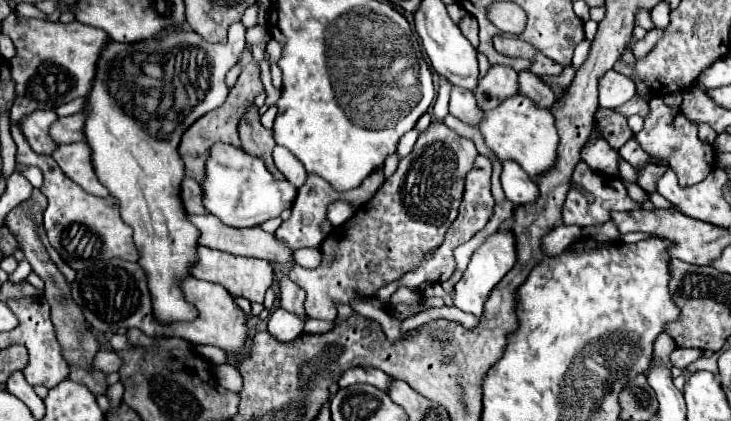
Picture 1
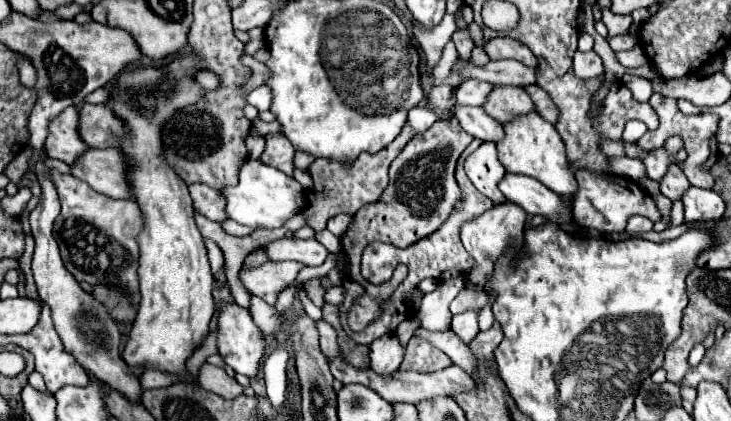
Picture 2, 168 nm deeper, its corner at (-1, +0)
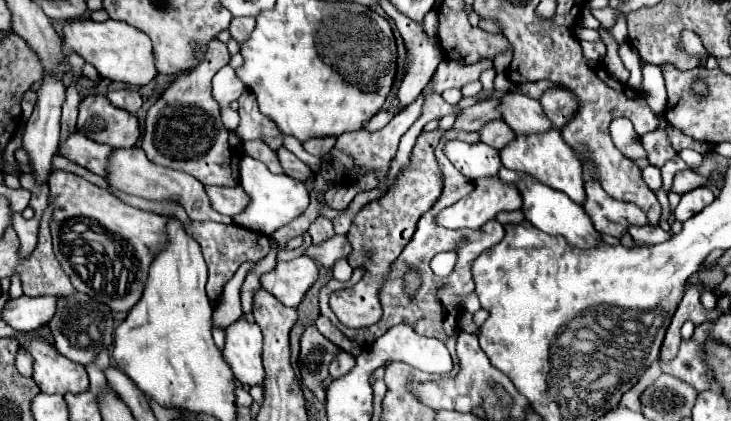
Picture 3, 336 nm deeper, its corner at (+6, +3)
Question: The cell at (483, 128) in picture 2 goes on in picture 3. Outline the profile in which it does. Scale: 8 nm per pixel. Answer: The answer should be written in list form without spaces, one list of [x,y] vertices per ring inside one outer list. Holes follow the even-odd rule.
[[[490,121],[480,131],[480,141],[484,141],[486,145],[498,151],[504,149],[512,139],[516,139],[516,133],[504,121]]]

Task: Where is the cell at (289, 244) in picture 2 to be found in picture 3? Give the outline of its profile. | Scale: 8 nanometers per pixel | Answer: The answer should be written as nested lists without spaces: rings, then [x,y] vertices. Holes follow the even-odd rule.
[[[334,235],[332,239],[324,241],[322,245],[308,245],[306,247],[308,257],[312,257],[314,261],[318,261],[330,269],[334,267],[334,263],[338,259],[348,259],[350,253],[352,253],[352,247],[350,247],[348,239],[342,235]]]

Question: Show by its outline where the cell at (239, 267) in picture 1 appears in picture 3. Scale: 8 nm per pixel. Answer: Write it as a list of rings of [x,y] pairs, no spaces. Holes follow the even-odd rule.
[[[302,255],[298,259],[278,263],[270,273],[262,275],[262,287],[272,293],[280,303],[298,307],[306,291],[318,279],[318,265],[314,259]]]

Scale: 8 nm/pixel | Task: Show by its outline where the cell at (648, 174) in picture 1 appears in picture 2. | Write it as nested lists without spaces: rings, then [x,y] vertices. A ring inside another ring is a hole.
[[[671,164],[667,174],[659,180],[659,190],[661,194],[665,194],[669,200],[679,200],[681,194],[689,188],[691,184],[687,182],[687,178],[683,176],[681,168],[677,164]]]

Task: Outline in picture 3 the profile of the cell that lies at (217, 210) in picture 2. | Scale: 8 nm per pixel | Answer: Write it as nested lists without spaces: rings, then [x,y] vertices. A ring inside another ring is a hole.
[[[206,187],[206,193],[212,201],[212,207],[224,215],[238,215],[248,207],[248,195],[244,195],[244,189],[238,187]]]

